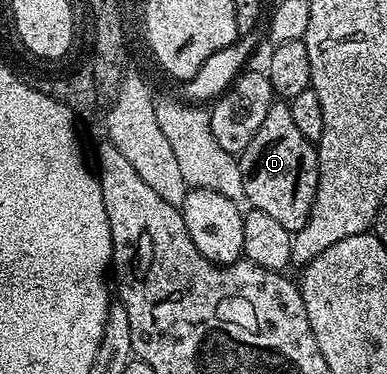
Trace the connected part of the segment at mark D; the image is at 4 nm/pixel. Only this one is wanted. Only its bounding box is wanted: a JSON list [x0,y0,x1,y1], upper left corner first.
[240,101,318,233]

